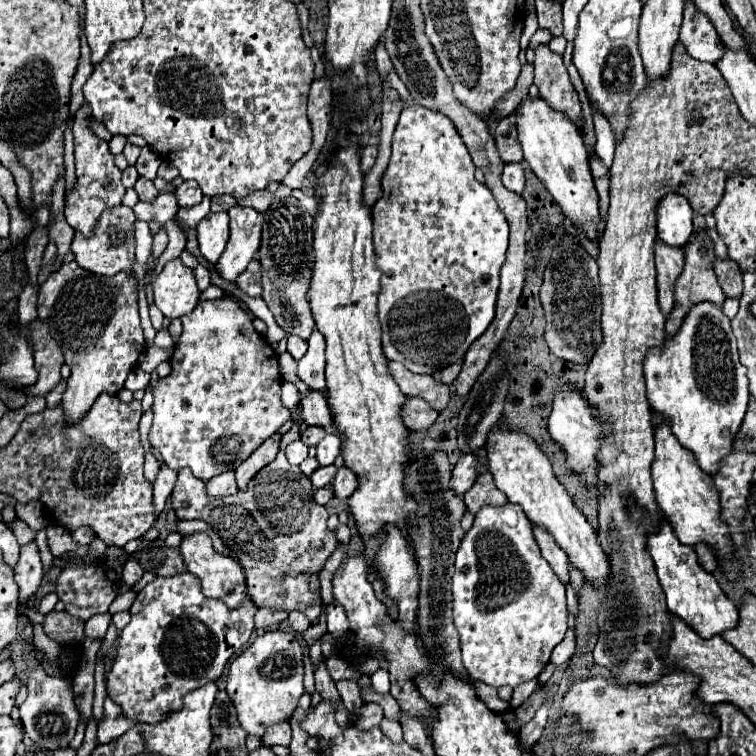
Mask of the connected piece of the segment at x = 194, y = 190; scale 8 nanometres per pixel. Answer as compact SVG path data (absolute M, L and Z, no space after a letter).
M183 181L175 189L175 195L177 195L181 207L195 207L203 199L203 193L201 193L201 189L199 189L199 185L195 181Z

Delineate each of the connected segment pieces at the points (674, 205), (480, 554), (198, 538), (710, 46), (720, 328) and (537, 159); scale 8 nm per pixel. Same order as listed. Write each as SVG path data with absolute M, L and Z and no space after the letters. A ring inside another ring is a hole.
M665 195L665 197L667 199L661 199L657 207L659 239L671 247L683 247L689 241L693 227L695 231L705 229L705 215L699 215L699 213L693 215L693 209L689 207L687 199L681 195Z
M513 503L503 507L481 507L475 515L473 527L465 533L455 559L453 585L453 621L461 637L463 667L475 681L491 687L511 685L537 679L549 663L551 651L565 637L567 631L567 603L565 585L543 559L537 541L533 539L531 521Z
M193 533L193 535L183 537L183 541L179 545L179 551L183 555L187 571L199 577L201 589L203 589L203 593L207 597L221 599L223 603L229 605L229 609L239 607L245 601L245 597L247 597L247 583L245 583L245 575L243 575L241 565L235 559L231 559L231 557L215 551L209 535L205 535L205 533Z
M687 1L683 9L683 27L679 41L685 45L685 51L697 61L715 63L723 55L723 43L719 41L717 31L691 1Z
M699 303L691 307L679 333L673 339L665 339L663 349L653 349L647 353L645 379L647 379L647 399L653 413L667 419L665 423L671 425L671 433L685 449L689 449L695 455L697 465L707 475L715 475L721 467L721 461L731 453L733 435L739 431L743 423L749 401L747 369L739 363L735 335L723 311L717 309L717 305L713 303ZM723 429L729 429L729 435L723 435Z
M523 97L517 107L517 131L519 143L523 147L523 157L531 165L533 173L547 187L553 199L561 205L563 215L571 219L587 237L597 243L597 225L599 225L599 205L597 191L593 185L587 151L581 139L579 127L567 119L565 113L555 111L541 97Z

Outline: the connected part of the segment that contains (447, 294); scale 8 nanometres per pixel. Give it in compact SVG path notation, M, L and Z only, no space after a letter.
M415 103L405 107L401 113L401 119L397 123L395 135L393 135L393 155L391 155L389 167L383 175L383 195L373 205L373 243L375 243L375 253L379 257L377 265L383 271L377 313L379 313L379 321L381 321L381 329L383 329L383 351L391 361L403 363L413 373L431 373L433 375L433 373L441 371L443 367L463 359L469 345L487 331L487 327L491 325L491 321L495 317L495 303L497 303L497 291L499 291L499 269L505 261L507 237L509 237L507 219L499 211L491 191L475 179L475 165L471 161L471 155L467 153L467 147L463 145L461 137L457 135L455 127L449 123L449 119L445 119L445 115L441 115L437 111L429 111L427 107L421 107Z

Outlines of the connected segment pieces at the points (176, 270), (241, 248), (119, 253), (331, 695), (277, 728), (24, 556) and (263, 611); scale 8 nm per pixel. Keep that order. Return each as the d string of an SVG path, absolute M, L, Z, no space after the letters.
M173 259L163 267L163 271L153 283L153 291L155 305L169 319L189 315L199 301L195 275L189 267L181 263L181 259Z
M231 207L231 237L215 269L227 281L235 281L255 257L261 241L263 215L249 207Z
M119 205L113 207L109 211L101 213L101 219L95 225L95 231L91 237L83 239L81 233L75 233L73 243L71 243L71 251L75 253L75 261L79 263L79 267L83 267L85 271L97 273L97 275L115 275L119 271L131 273L131 265L135 261L135 213L133 209Z
M319 663L315 669L315 687L323 695L323 699L333 699L333 705L339 703L339 693L335 689L335 681L331 679L325 663Z
M285 721L285 723L269 727L269 731L265 731L261 741L263 741L265 747L273 747L273 745L289 747L289 743L291 743L291 725Z
M35 543L23 545L19 563L15 565L15 581L19 585L19 615L23 615L23 607L37 593L41 577L43 577L43 567L37 545Z
M261 607L255 615L255 627L269 627L275 623L281 623L289 617L289 611L285 609L273 609L273 607Z

